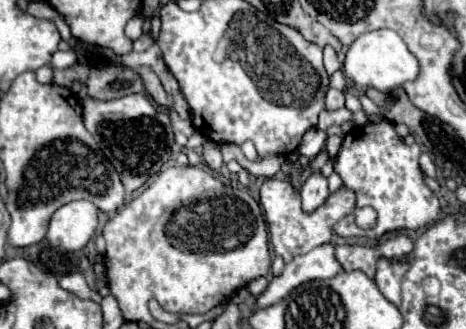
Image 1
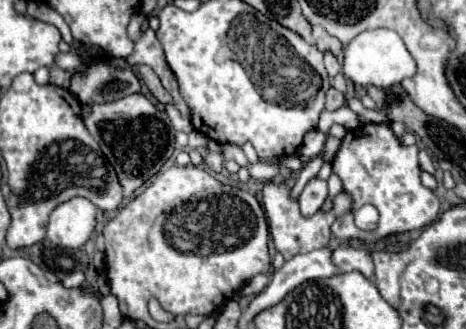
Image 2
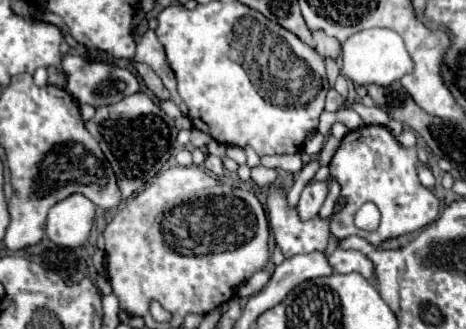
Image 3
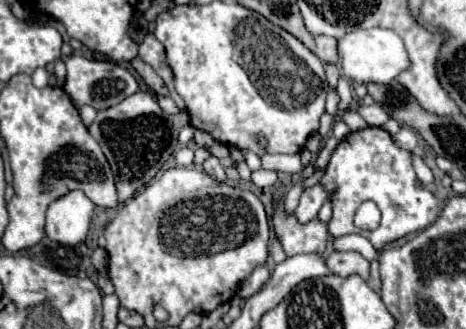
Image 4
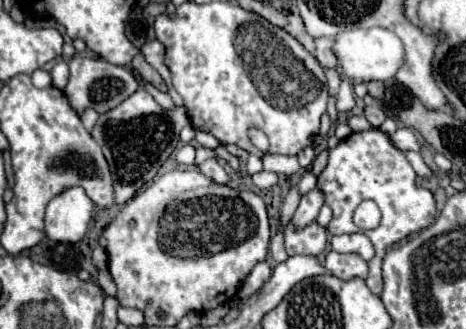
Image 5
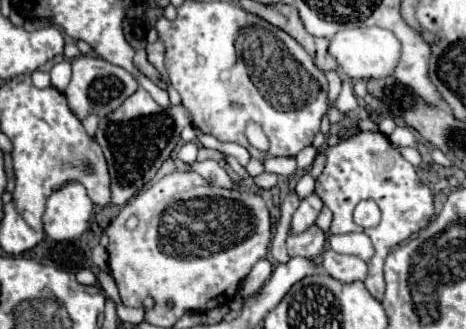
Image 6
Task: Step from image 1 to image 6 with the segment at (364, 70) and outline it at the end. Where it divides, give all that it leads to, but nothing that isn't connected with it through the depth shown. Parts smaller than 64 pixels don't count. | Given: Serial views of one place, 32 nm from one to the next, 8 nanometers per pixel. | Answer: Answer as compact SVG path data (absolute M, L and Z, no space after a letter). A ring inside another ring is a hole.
M372 26L372 28L352 28L338 32L330 42L330 54L340 64L342 72L352 80L370 80L392 76L396 64L400 62L400 40L390 30Z

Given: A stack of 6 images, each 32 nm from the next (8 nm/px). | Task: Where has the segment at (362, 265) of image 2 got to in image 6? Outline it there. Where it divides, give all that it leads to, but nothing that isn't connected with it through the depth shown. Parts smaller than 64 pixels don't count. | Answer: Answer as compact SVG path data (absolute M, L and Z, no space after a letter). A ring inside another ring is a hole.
M334 250L324 252L324 262L322 268L326 274L334 276L340 282L354 282L354 280L364 280L368 266L364 260L358 256L348 256L348 254L338 254Z

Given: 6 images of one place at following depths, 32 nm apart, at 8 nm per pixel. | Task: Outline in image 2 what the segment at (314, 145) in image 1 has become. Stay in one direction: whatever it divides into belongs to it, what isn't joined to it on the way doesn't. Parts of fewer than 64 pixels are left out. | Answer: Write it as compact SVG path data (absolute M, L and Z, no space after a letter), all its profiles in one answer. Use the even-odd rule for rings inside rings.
M310 130L310 132L304 136L304 142L302 142L302 146L300 146L300 154L302 154L302 156L308 156L308 158L314 158L314 156L322 154L324 142L326 142L326 134L324 134L324 132L320 132L320 130Z

